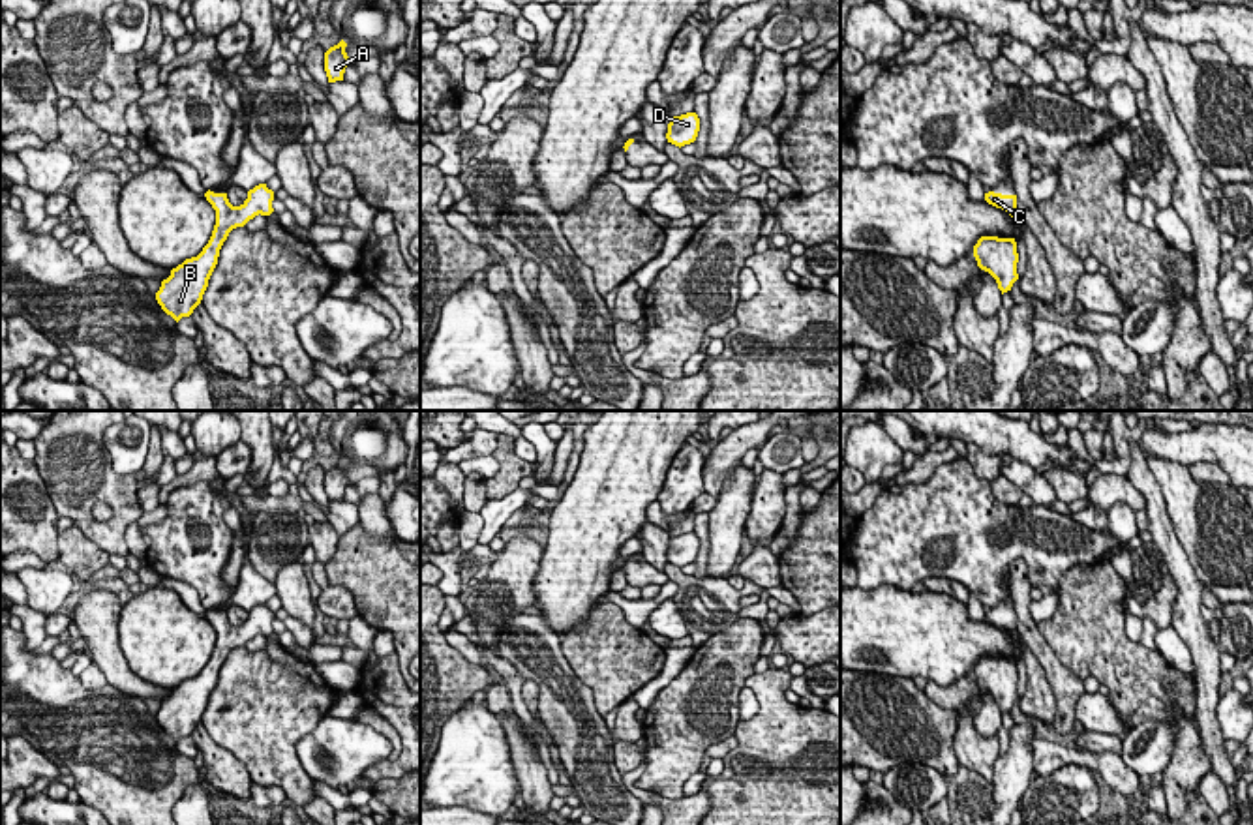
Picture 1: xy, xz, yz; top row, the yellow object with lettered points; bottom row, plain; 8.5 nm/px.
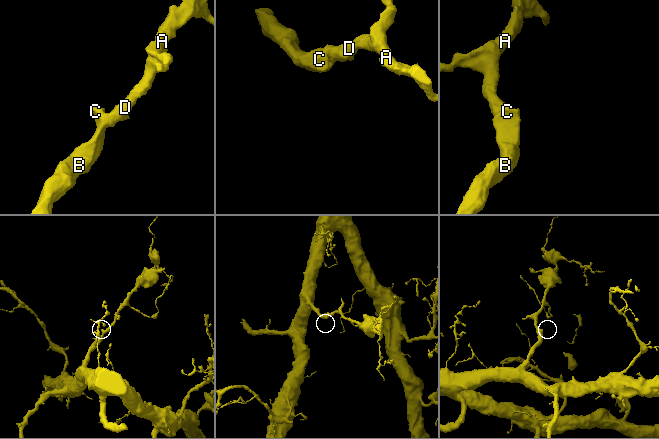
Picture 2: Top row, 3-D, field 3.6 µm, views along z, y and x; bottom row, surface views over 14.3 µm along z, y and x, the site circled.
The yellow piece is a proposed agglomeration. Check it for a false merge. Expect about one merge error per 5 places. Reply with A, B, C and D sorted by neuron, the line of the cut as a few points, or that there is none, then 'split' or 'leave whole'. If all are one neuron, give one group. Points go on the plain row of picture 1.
A B C D; no cut; leave whole

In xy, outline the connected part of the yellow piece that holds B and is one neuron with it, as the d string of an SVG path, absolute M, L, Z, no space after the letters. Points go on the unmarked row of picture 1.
M259 604L248 611L248 619L240 626L233 626L227 613L204 613L206 621L216 630L216 645L208 664L197 677L186 679L171 690L171 696L161 701L156 720L161 729L176 742L189 737L201 724L208 707L208 699L218 684L219 669L229 652L244 647L255 636L270 636L274 632L274 611L266 604Z

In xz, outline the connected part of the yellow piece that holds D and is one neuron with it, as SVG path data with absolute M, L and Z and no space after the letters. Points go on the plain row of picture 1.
M696 532L672 536L668 544L666 559L675 566L685 566L696 561L700 551L700 538Z

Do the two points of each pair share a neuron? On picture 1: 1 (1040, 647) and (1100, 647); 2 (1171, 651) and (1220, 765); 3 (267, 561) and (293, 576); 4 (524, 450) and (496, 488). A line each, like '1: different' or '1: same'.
1: different
2: different
3: different
4: different

